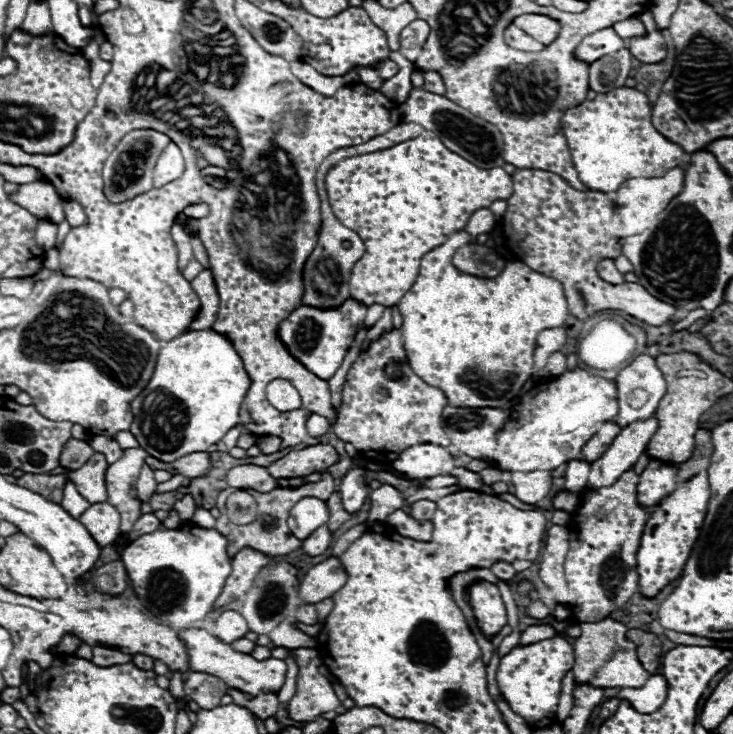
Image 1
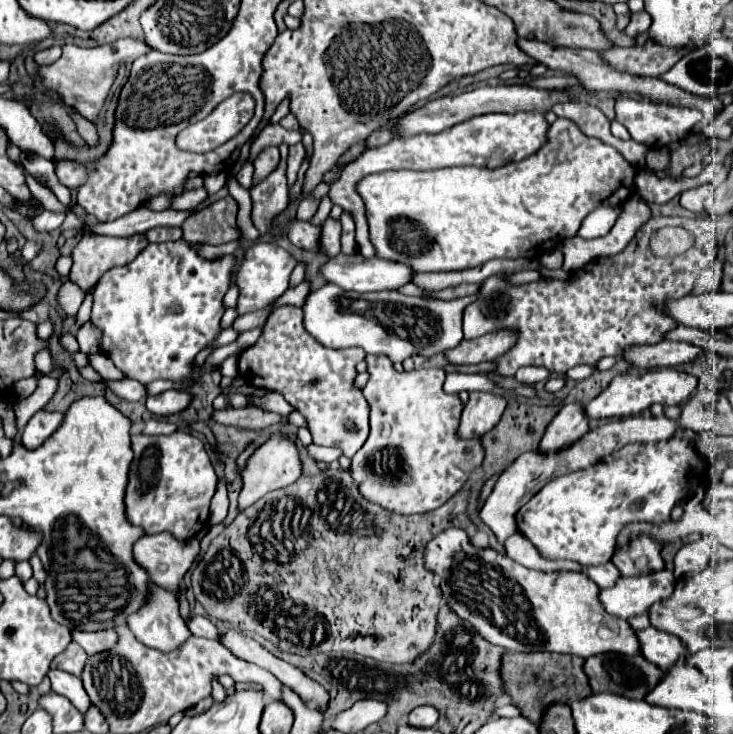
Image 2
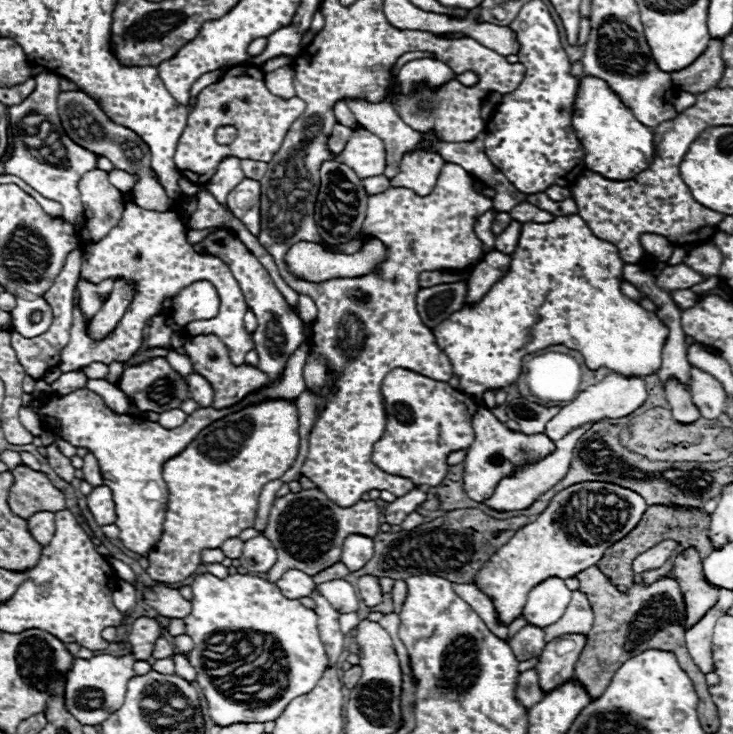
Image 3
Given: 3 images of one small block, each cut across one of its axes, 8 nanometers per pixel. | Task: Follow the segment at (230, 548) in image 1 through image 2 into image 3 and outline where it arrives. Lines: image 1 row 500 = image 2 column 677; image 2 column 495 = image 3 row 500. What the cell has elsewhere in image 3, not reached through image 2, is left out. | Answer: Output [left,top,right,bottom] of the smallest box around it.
[262,490,380,582]

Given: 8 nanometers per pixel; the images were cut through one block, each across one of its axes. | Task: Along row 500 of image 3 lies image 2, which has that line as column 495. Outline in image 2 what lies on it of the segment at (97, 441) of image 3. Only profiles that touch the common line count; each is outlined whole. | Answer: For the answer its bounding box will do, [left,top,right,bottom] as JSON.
[330,114,548,258]

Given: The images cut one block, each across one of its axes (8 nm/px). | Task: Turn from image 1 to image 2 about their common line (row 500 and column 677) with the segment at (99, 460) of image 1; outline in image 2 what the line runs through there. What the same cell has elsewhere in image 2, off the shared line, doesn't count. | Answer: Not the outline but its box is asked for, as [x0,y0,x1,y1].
[516,38,716,114]

